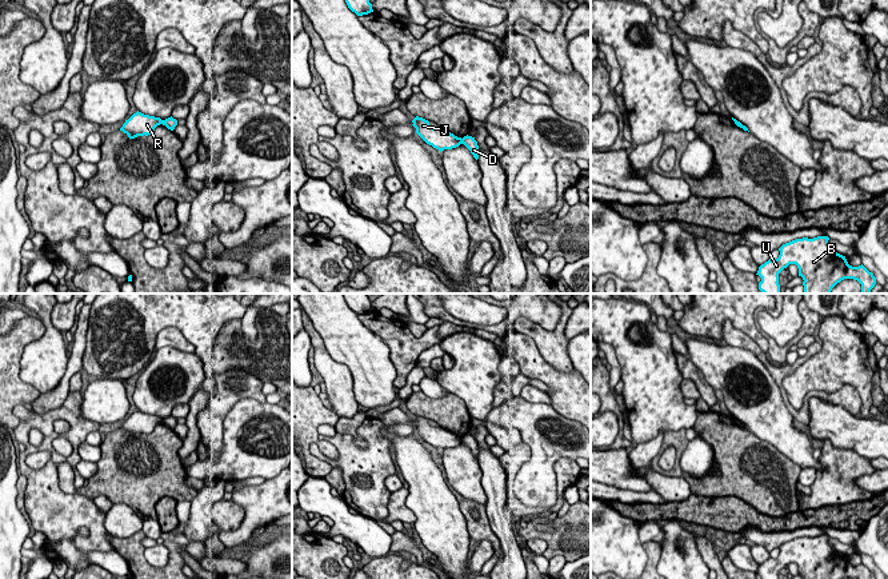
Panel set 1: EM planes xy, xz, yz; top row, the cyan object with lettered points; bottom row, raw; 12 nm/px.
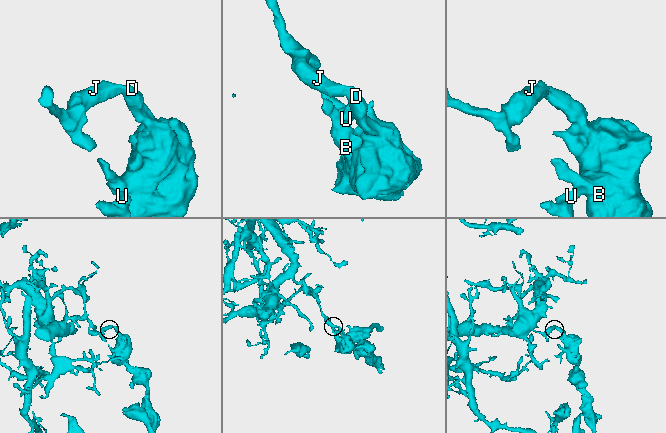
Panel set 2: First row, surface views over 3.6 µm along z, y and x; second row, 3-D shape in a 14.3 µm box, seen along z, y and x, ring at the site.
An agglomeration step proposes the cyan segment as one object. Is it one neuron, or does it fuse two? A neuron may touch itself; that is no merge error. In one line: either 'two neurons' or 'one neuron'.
two neurons

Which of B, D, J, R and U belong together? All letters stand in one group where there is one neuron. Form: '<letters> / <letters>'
B D U / J R

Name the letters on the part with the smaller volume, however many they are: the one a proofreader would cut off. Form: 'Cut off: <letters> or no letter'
Cut off: B, D, U

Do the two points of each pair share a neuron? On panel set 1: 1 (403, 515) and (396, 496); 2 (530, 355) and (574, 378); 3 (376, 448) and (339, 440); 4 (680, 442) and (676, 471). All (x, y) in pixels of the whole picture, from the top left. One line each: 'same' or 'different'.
1: same
2: same
3: same
4: same

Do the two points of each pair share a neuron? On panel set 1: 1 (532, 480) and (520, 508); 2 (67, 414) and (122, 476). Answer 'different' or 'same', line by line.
1: different
2: different

